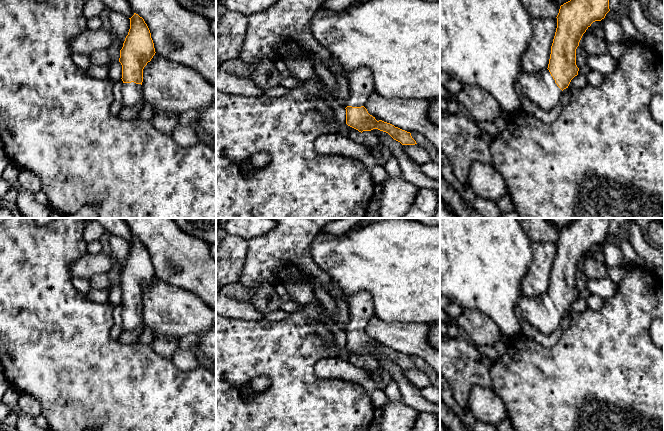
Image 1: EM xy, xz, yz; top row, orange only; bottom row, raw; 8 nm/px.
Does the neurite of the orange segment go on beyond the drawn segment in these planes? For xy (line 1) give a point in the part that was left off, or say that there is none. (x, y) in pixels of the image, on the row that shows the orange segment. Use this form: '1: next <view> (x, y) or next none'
1: next xy (132, 94)

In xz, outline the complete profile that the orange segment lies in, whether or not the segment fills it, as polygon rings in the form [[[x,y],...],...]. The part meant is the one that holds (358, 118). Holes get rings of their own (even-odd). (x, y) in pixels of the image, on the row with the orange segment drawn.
[[[361,67],[355,71],[349,72],[350,96],[346,101],[346,124],[359,132],[378,129],[388,133],[394,140],[402,145],[415,145],[416,141],[411,133],[402,130],[394,125],[377,121],[370,115],[364,107],[370,94],[375,92],[373,76],[369,68]]]

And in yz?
[[[570,0],[560,6],[557,15],[557,28],[547,69],[529,73],[521,71],[515,82],[515,91],[519,98],[527,97],[544,110],[550,110],[560,103],[562,92],[568,88],[571,80],[578,75],[576,49],[586,30],[595,21],[601,21],[610,11],[609,0]]]

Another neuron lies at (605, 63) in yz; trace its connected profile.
[[[609,53],[589,55],[587,66],[590,70],[598,71],[604,76],[607,76],[616,69],[617,61]]]

